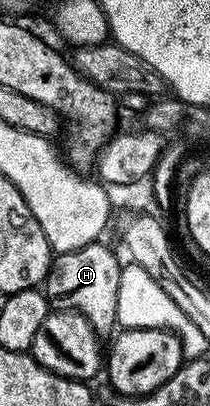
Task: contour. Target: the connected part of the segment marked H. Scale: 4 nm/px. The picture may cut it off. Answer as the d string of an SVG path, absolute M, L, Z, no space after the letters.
M89 243L75 251L55 254L44 280L44 294L53 310L80 313L102 337L118 323L118 294L124 266L123 260L118 260L113 249L104 244Z

